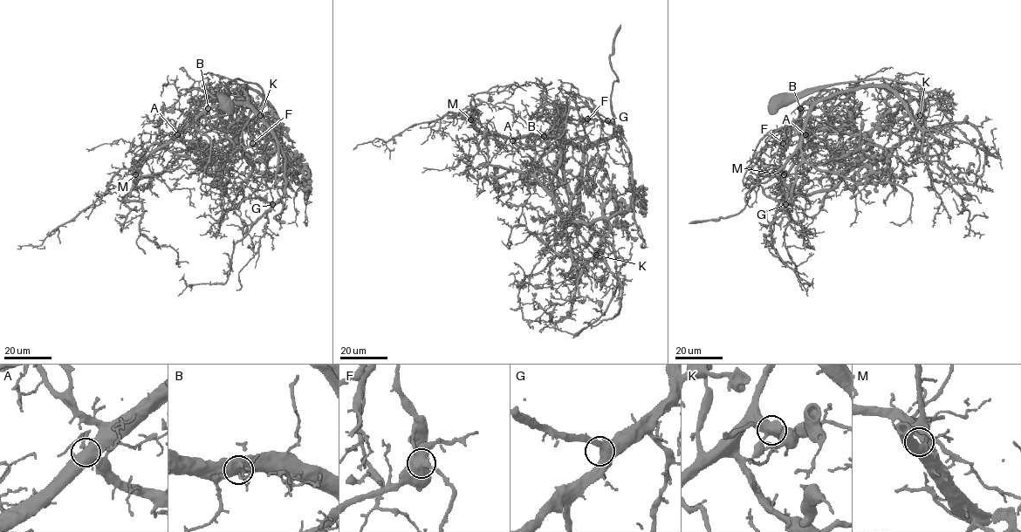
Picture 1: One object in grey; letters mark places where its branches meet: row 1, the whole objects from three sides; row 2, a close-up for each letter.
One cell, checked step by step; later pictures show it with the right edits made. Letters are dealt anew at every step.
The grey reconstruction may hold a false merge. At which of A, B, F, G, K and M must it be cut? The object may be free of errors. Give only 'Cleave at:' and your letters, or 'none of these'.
Cleave at: F

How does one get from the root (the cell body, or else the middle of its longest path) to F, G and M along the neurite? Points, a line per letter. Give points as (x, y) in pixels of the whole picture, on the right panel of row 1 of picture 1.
F: (777, 102), (889, 78), (911, 82), (923, 103), (911, 115), (885, 87), (839, 91), (791, 121), (784, 144)
G: (777, 102), (889, 78), (911, 82), (923, 103), (920, 114), (832, 151), (805, 128), (785, 204)
M: (777, 102), (889, 78), (911, 82), (923, 103), (923, 123), (890, 149), (855, 158), (805, 134), (784, 174)

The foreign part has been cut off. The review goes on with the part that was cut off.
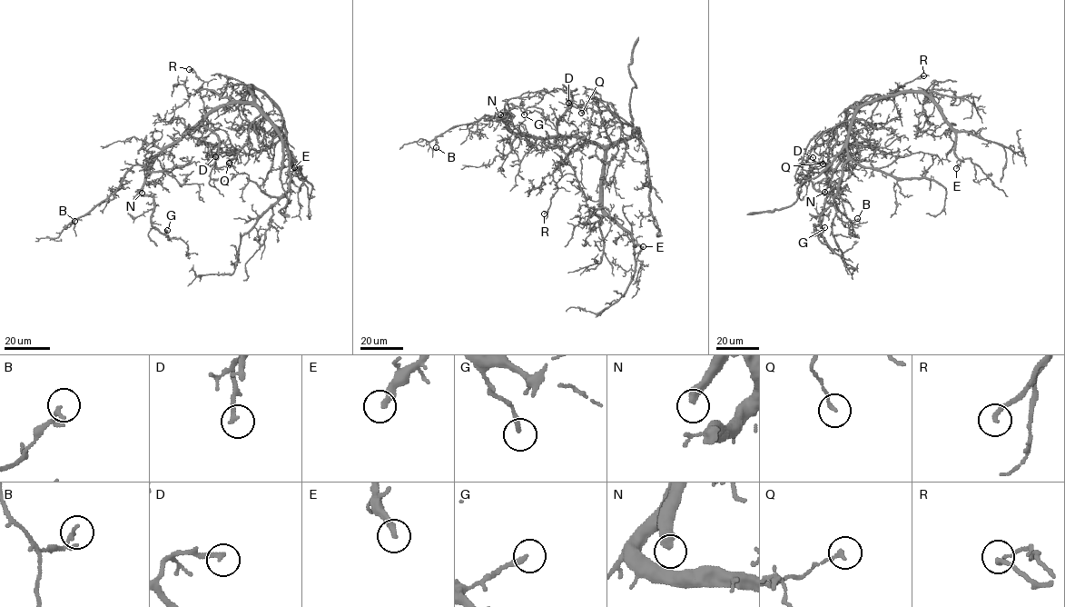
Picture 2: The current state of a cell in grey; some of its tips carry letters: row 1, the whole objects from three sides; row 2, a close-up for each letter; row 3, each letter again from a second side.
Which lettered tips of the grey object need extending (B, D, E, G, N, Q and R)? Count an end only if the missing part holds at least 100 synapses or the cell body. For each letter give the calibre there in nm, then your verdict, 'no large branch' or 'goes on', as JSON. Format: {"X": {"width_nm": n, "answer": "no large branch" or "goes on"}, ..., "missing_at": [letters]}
{"B": {"width_nm": 140, "answer": "no large branch"}, "D": {"width_nm": 200, "answer": "no large branch"}, "E": {"width_nm": 280, "answer": "no large branch"}, "G": {"width_nm": 200, "answer": "no large branch"}, "N": {"width_nm": 300, "answer": "goes on"}, "Q": {"width_nm": 160, "answer": "no large branch"}, "R": {"width_nm": 200, "answer": "no large branch"}, "missing_at": ["N"]}

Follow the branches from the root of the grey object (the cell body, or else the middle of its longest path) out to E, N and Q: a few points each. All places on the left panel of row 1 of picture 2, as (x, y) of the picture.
E: (245, 103), (252, 100), (251, 86), (255, 86), (278, 109), (294, 167)
N: (245, 103), (215, 106), (171, 144), (154, 160), (142, 193)
Q: (245, 103), (217, 106), (203, 121), (203, 124), (218, 139), (216, 167), (226, 166), (229, 163)

